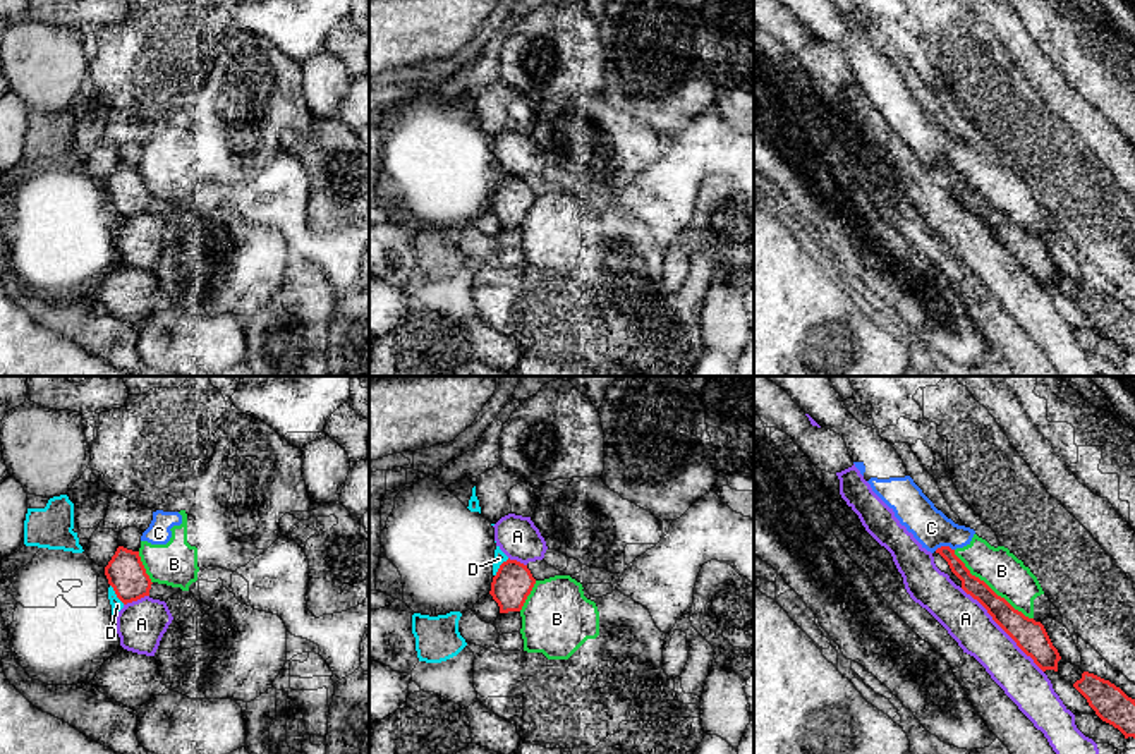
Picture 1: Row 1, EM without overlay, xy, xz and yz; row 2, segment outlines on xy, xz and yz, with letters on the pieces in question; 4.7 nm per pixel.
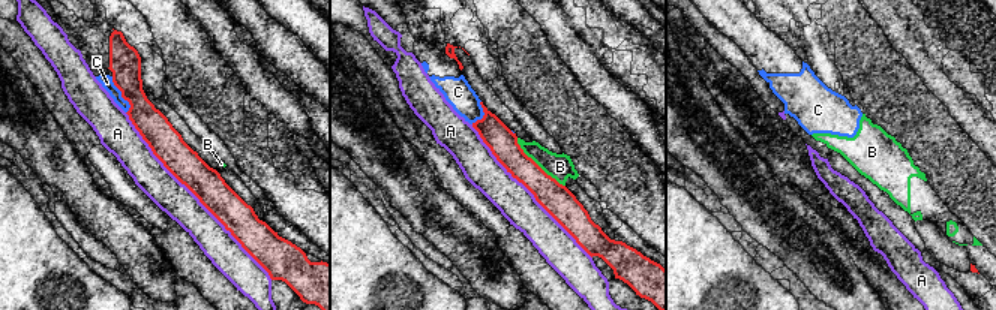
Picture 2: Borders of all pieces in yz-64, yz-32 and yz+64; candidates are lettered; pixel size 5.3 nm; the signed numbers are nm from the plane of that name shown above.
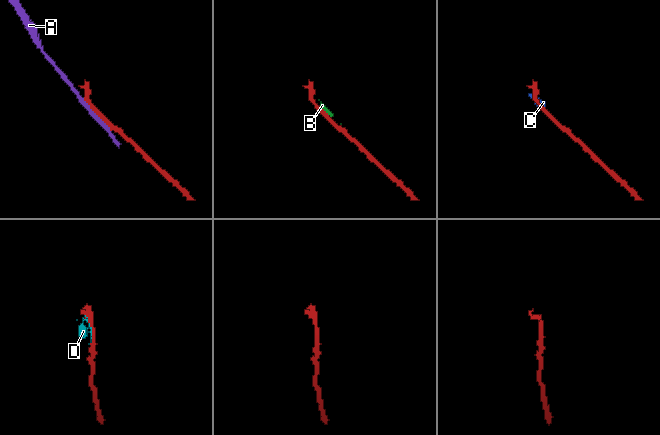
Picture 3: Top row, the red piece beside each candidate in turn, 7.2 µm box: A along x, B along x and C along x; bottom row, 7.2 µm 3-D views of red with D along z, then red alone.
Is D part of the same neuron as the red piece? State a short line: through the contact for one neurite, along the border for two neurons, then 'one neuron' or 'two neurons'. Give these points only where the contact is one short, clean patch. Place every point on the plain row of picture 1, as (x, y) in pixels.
two neurons

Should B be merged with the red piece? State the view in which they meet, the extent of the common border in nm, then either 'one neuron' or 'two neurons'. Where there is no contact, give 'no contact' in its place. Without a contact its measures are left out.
meets red in yz; contact 500 nm long; two neurons

